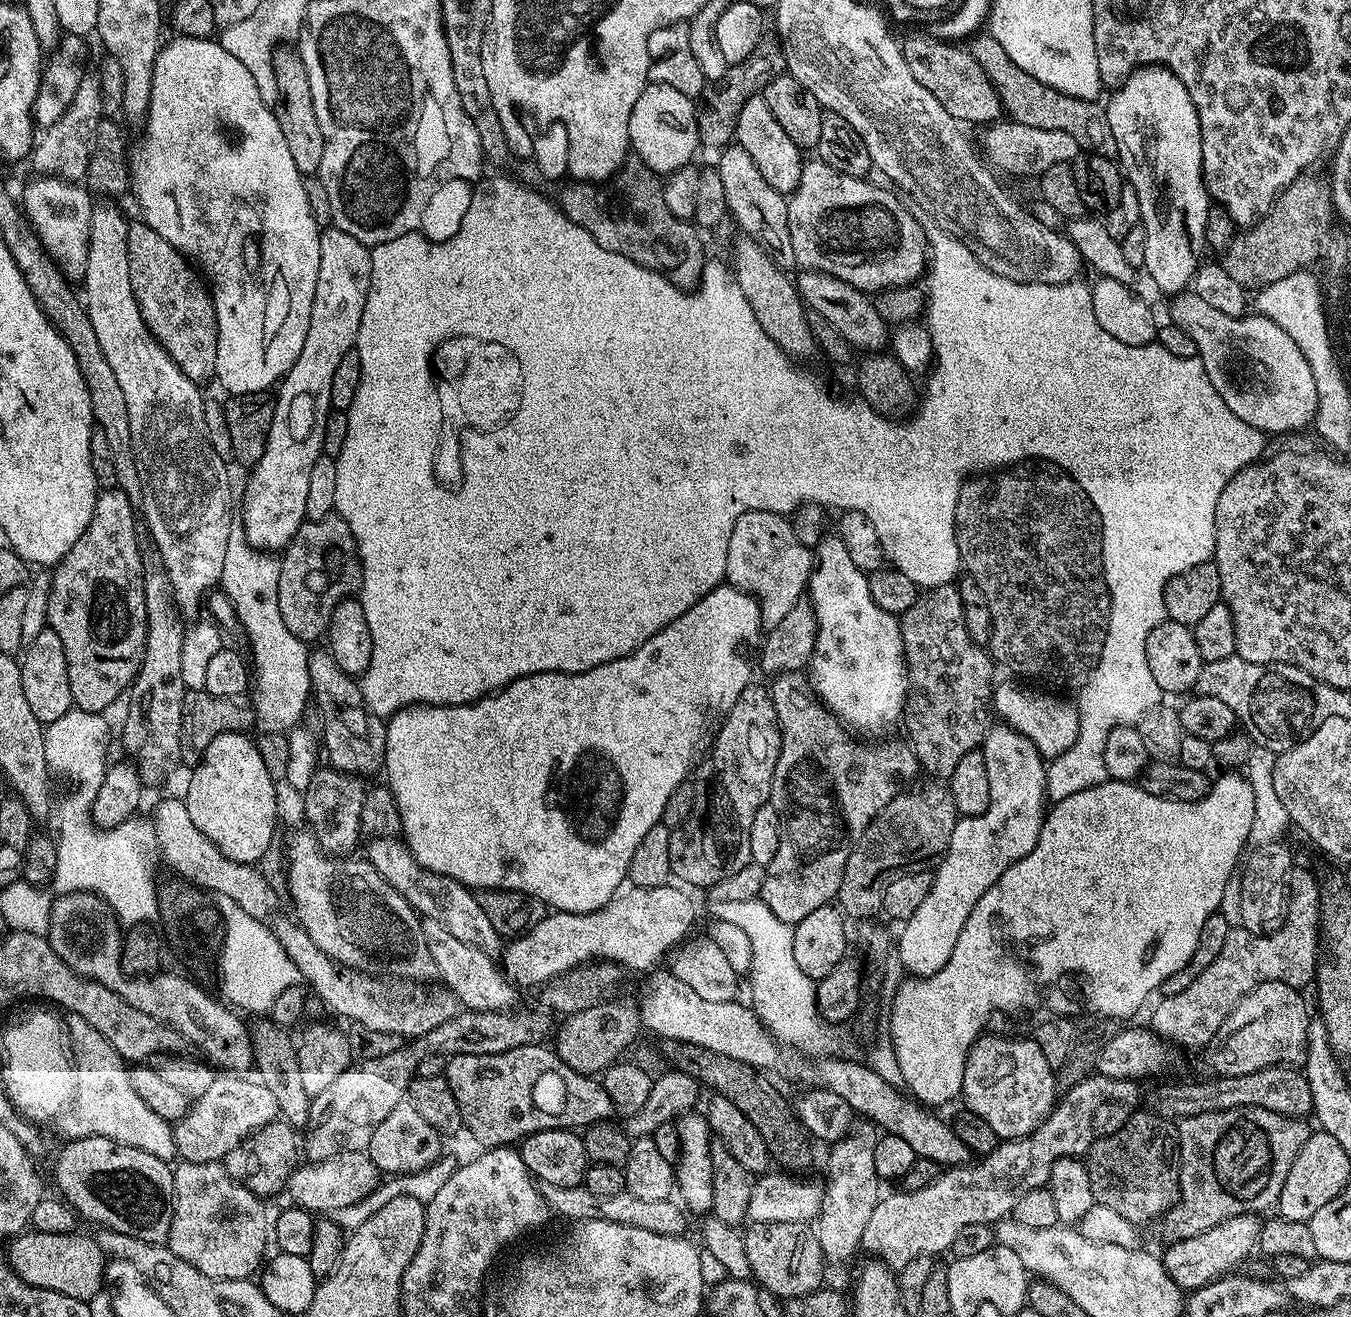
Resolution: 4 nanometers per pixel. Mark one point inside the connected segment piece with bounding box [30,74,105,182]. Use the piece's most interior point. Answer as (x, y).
(63, 149)

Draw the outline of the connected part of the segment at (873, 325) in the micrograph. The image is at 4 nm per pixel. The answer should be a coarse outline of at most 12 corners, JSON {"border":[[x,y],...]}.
{"border":[[825,272],[794,283],[857,353],[887,349],[890,325],[867,292]]}

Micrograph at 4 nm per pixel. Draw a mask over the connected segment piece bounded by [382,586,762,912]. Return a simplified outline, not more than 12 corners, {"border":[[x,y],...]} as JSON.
{"border":[[721,586],[387,717],[412,857],[593,912],[753,683]]}

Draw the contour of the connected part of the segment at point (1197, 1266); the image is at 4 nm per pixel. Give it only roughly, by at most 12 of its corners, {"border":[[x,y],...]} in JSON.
{"border":[[1247,1212],[1162,1252],[1181,1290],[1231,1273],[1257,1247]]}

